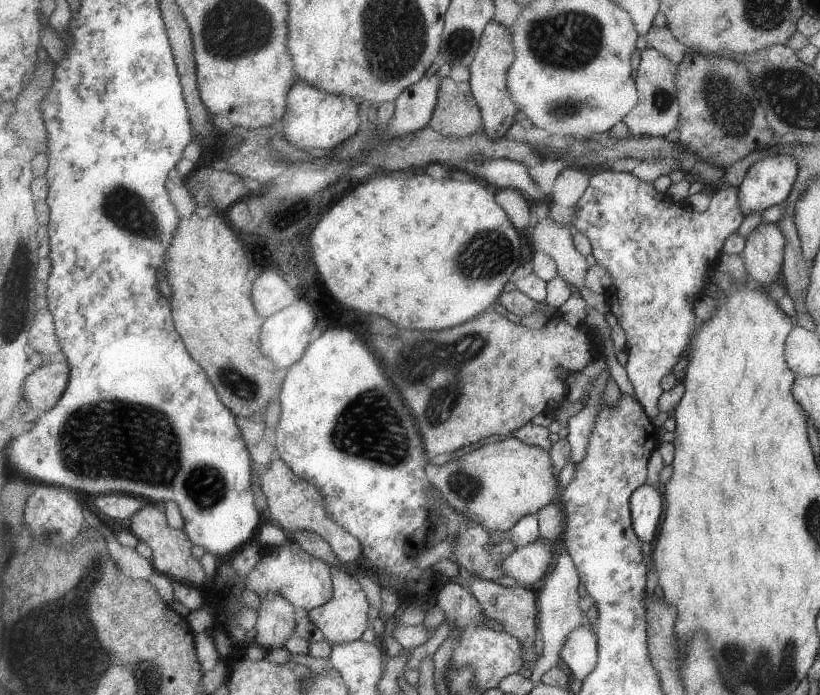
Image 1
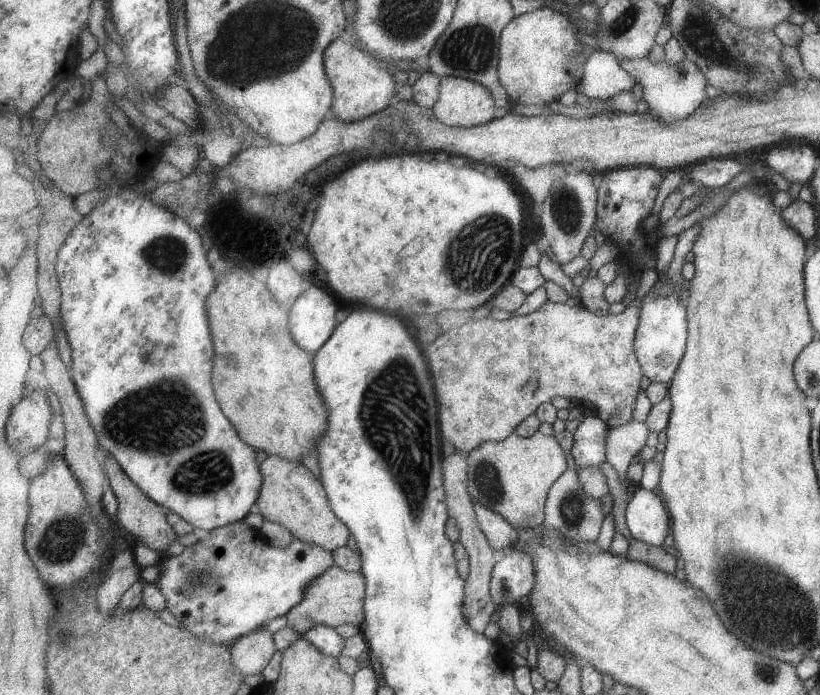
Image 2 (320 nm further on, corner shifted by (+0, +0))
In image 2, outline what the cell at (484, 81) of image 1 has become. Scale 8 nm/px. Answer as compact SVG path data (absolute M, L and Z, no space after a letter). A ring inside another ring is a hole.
M537 7L531 13L516 16L501 36L498 74L515 109L522 105L549 105L579 84L592 54L583 54L585 44L577 38L577 28L563 12Z

